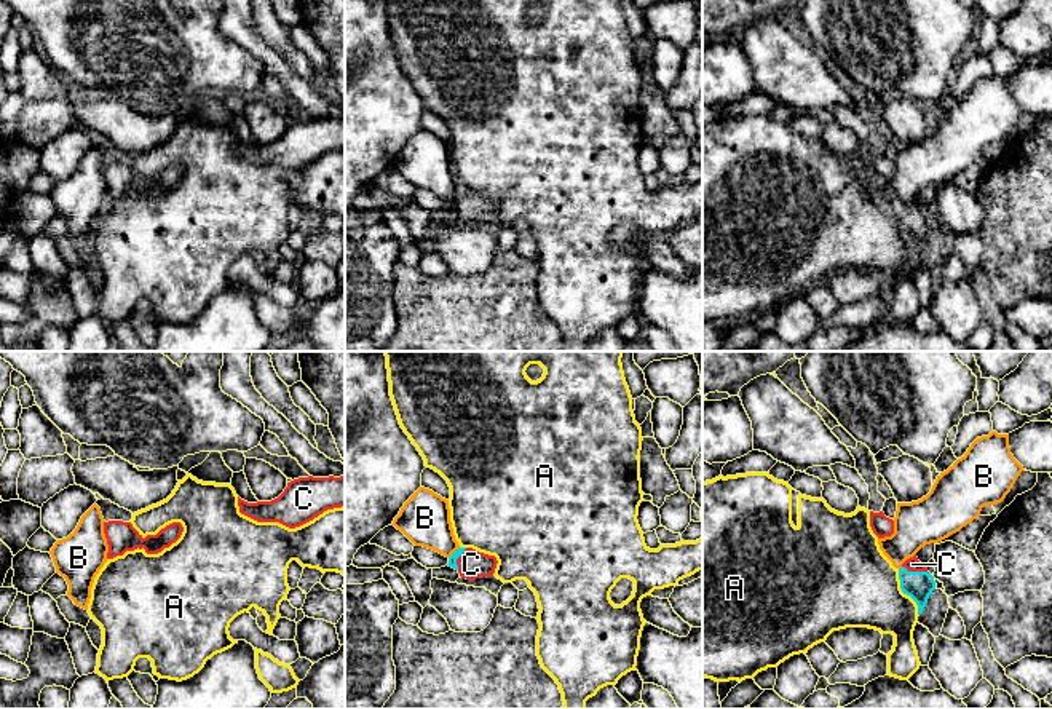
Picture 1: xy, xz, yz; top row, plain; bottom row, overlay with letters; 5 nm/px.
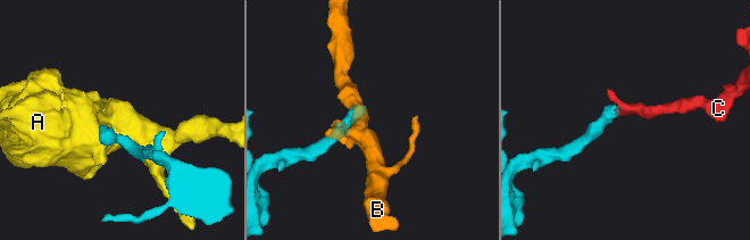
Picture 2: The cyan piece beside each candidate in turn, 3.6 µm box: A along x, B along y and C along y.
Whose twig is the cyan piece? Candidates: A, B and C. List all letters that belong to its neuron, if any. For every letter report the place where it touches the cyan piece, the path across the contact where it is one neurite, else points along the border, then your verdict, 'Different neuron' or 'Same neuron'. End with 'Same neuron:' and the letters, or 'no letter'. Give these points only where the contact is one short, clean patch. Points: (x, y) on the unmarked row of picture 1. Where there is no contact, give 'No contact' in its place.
A: Touches cyan at yz (904, 235). Boundary: yz (897, 211), (901, 232), (915, 245), (918, 257). Different neuron
B: Touches cyan at xz (454, 195). Boundary: xz (458, 189), (449, 200). Different neuron
C: Touches cyan at yz (915, 214). Path across: yz (918, 227), (915, 214), (912, 206). Same neuron
Same neuron: C

